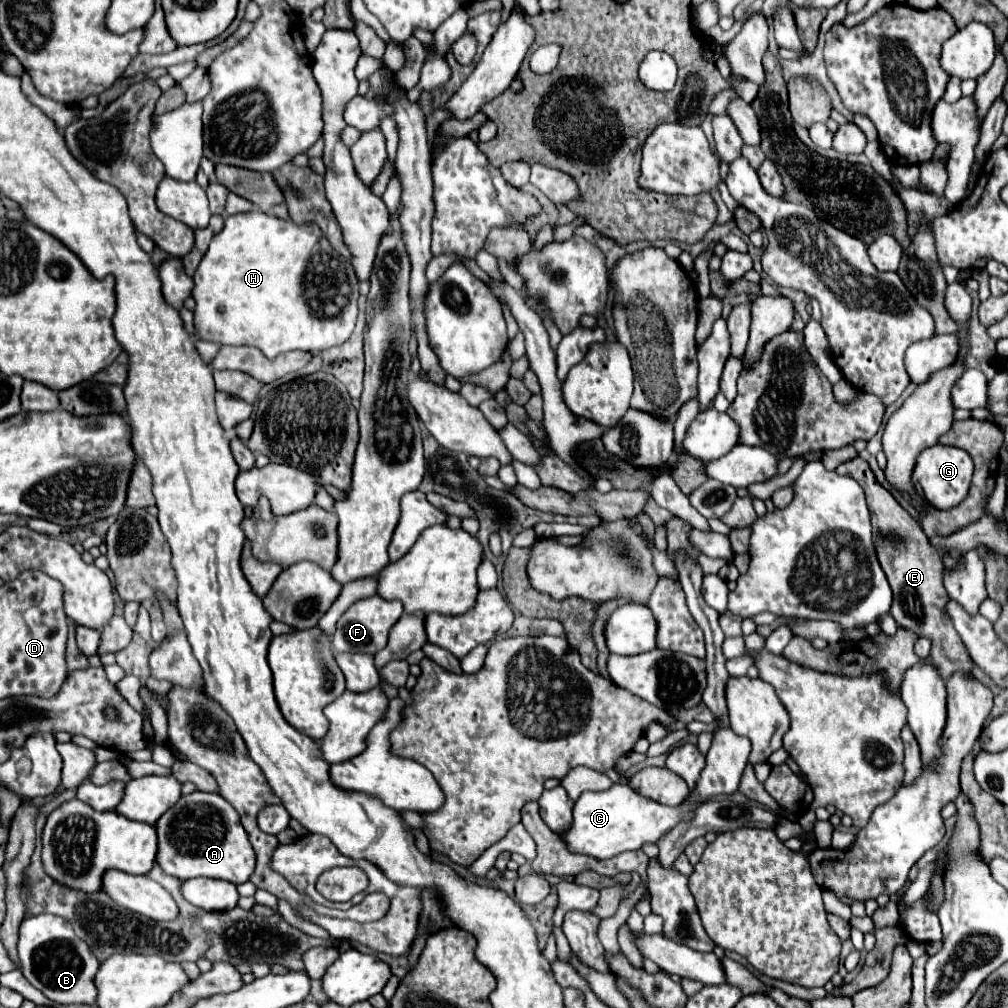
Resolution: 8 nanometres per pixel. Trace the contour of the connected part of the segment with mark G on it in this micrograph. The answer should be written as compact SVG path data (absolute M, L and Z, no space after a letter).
M937 443L933 447L927 447L917 457L917 463L915 463L915 469L913 469L913 483L915 483L915 489L917 489L919 495L923 491L923 499L929 507L951 509L967 497L971 475L973 475L973 461L963 449Z

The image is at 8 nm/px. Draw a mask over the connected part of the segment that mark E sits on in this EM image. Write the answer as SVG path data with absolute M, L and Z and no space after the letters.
M855 457L851 461L841 463L837 467L837 473L853 477L859 485L863 485L867 493L867 505L871 511L871 525L873 525L873 545L875 545L881 569L885 571L889 585L893 589L893 607L891 607L893 619L901 627L913 629L913 633L917 633L919 637L931 639L931 661L937 665L945 681L951 679L951 675L957 671L973 673L975 665L947 613L949 595L943 587L945 565L941 565L939 549L931 545L929 537L923 533L917 519L913 519L895 501L895 497L875 481L867 461L863 461L861 457Z

